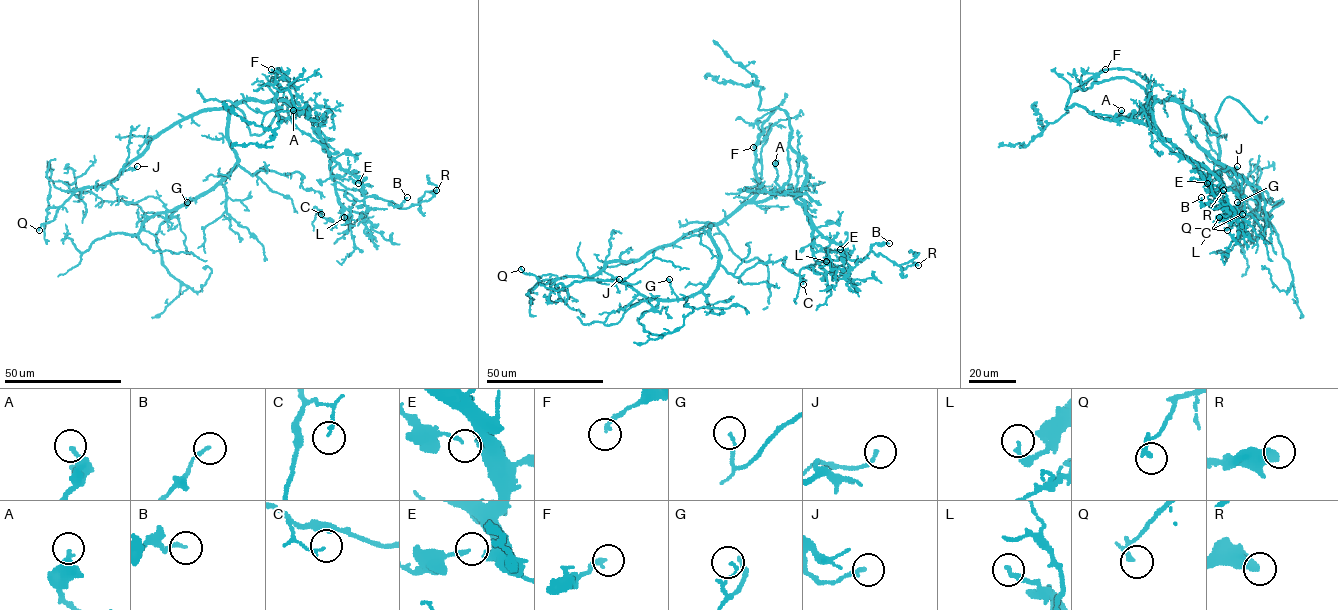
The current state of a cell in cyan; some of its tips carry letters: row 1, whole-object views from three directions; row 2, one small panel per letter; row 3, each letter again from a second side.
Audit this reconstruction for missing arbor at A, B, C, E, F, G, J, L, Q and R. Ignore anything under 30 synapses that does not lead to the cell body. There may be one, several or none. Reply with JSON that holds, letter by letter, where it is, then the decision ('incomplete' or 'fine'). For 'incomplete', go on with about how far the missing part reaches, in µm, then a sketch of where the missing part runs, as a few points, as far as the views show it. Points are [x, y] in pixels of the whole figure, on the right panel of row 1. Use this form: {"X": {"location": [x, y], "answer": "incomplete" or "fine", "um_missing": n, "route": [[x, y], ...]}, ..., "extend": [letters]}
{"A": {"location": [1121, 110], "answer": "fine"}, "B": {"location": [1201, 197], "answer": "fine"}, "C": {"location": [1242, 214], "answer": "fine"}, "E": {"location": [1207, 183], "answer": "fine"}, "F": {"location": [1105, 69], "answer": "fine"}, "G": {"location": [1237, 202], "answer": "fine"}, "J": {"location": [1237, 166], "answer": "fine"}, "L": {"location": [1219, 217], "answer": "fine"}, "Q": {"location": [1227, 230], "answer": "fine"}, "R": {"location": [1223, 190], "answer": "fine"}, "extend": []}

